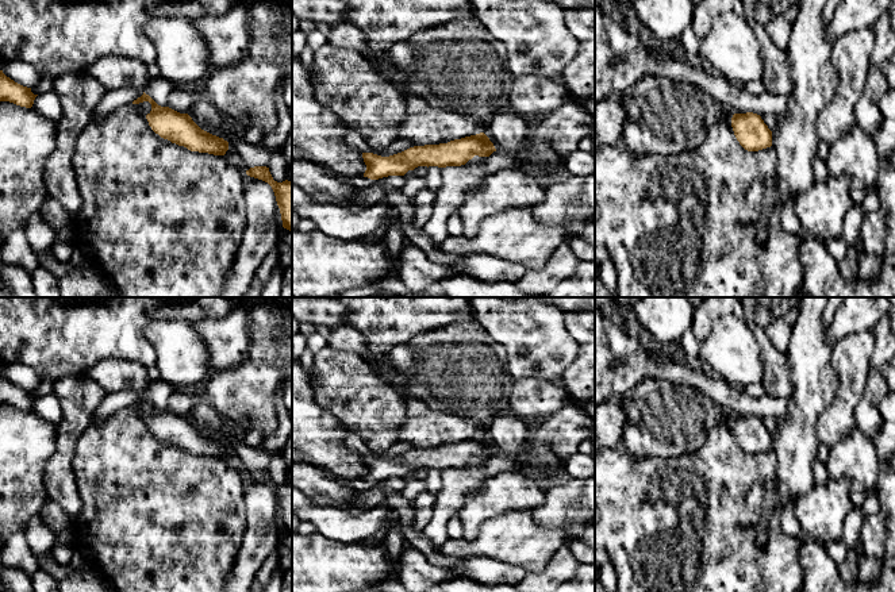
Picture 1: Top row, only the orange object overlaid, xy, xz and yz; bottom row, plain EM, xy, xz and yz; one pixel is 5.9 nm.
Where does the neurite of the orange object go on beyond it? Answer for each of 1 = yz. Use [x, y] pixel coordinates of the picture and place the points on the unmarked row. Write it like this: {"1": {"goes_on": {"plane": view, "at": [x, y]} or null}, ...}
{"1": {"goes_on": null}}

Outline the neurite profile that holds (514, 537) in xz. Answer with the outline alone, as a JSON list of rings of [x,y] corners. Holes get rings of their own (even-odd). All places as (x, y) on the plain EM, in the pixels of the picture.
[[[531,510],[504,512],[483,523],[473,541],[448,538],[439,551],[448,557],[484,556],[541,572],[572,538],[572,533],[538,526]]]

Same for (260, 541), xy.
[[[246,477],[246,531],[224,592],[249,592],[264,561],[273,554],[281,534],[274,520],[272,489]]]

